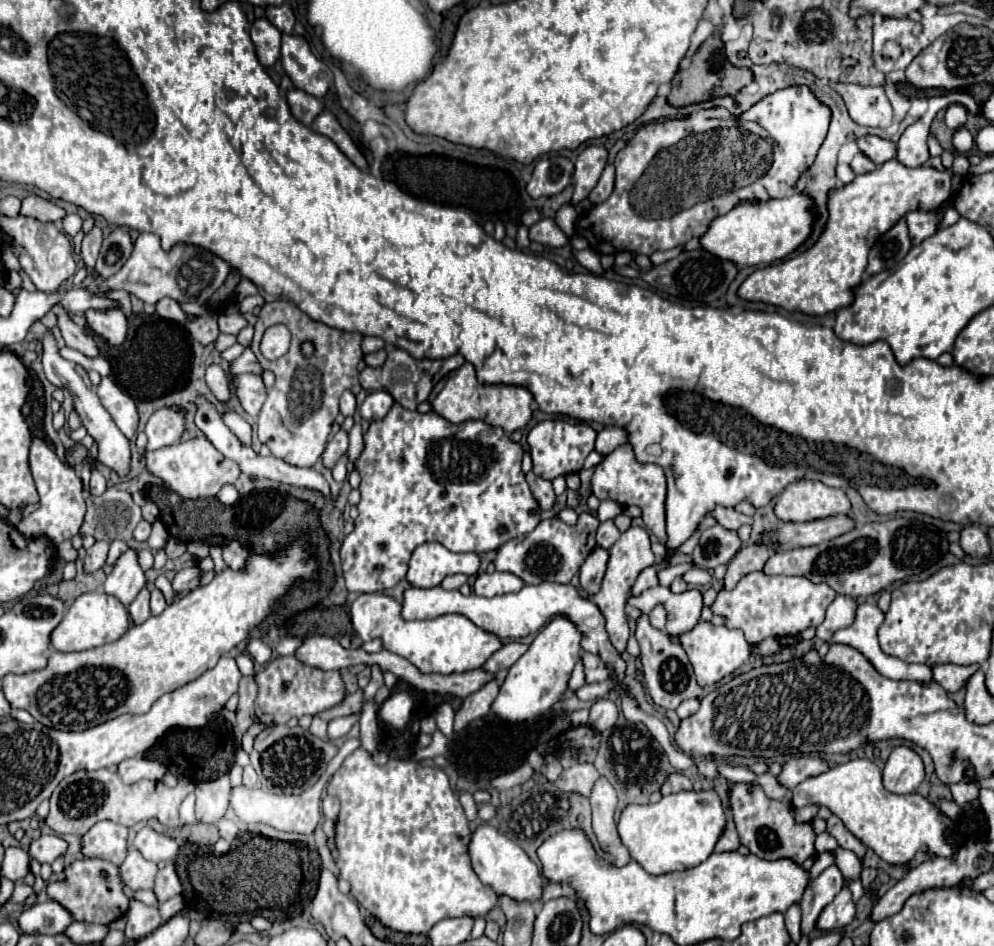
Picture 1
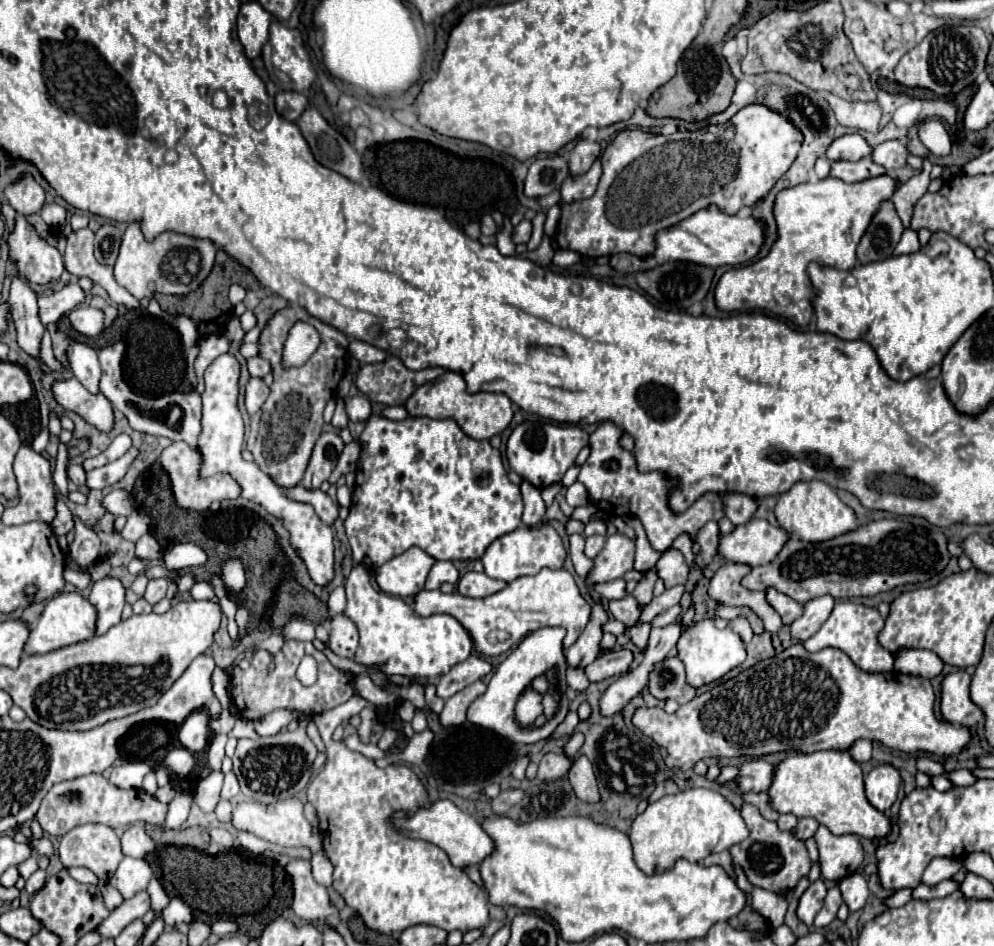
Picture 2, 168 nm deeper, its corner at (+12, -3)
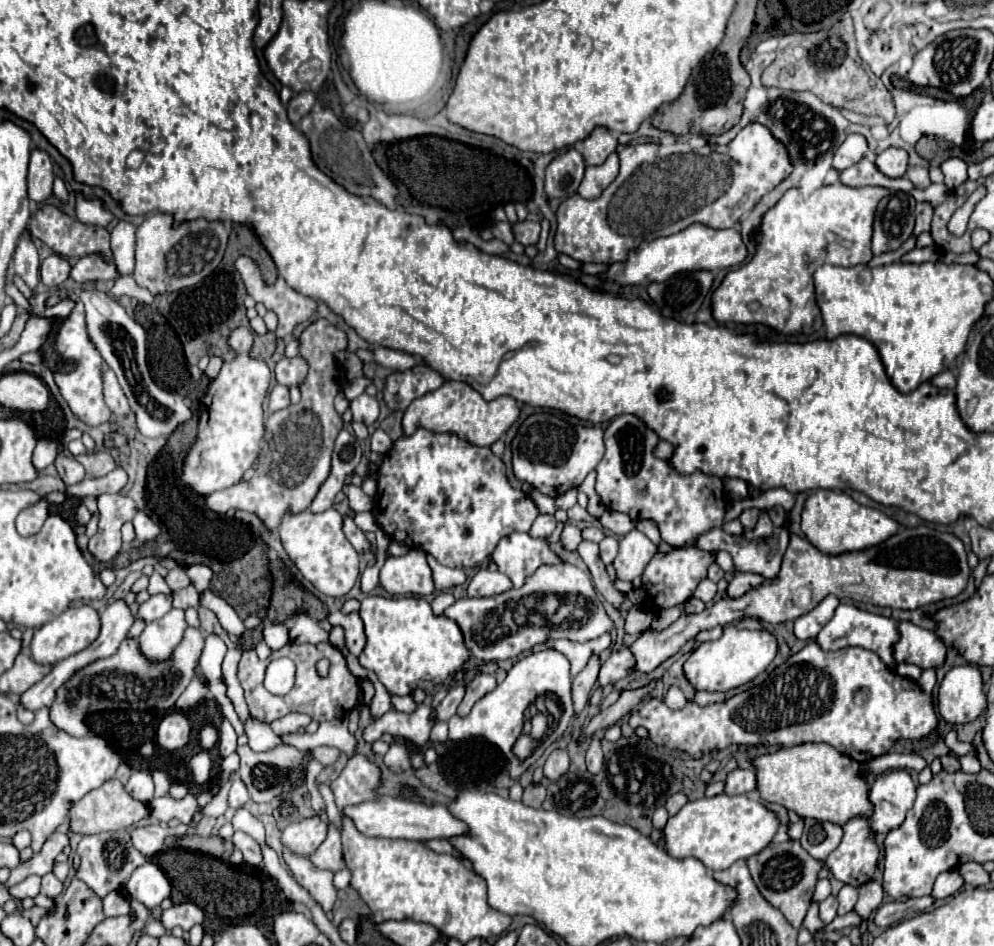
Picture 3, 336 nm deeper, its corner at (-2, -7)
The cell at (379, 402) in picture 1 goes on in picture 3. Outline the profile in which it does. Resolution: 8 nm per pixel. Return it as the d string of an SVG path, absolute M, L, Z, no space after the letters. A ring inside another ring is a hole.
M362 393L362 395L358 395L356 399L350 401L350 411L354 415L354 421L362 421L366 425L372 425L378 419L380 407L378 407L376 397Z

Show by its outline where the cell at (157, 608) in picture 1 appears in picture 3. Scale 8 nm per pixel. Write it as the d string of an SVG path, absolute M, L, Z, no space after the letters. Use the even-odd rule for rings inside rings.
M172 609L158 621L152 621L150 625L146 625L142 635L138 637L140 653L150 663L170 661L174 649L182 641L186 627L188 623L184 619L184 609Z

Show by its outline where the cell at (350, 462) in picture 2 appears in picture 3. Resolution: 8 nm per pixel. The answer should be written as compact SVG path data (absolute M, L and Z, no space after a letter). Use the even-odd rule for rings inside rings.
M346 485L346 487L344 487L344 493L346 493L346 497L348 497L348 501L350 501L350 509L352 509L354 513L372 511L374 501L372 501L372 497L364 495L362 489L358 489L358 487L354 487L354 485Z

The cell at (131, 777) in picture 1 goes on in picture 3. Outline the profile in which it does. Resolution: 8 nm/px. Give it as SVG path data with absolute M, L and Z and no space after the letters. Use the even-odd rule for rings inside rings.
M134 771L130 781L126 783L126 791L136 801L150 803L152 795L154 795L154 783L152 783L152 777L148 775L148 771Z

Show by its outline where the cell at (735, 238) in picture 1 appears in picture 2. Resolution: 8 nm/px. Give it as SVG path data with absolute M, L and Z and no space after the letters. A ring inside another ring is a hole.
M710 205L706 209L696 211L692 217L686 217L678 225L660 231L660 237L656 237L656 251L648 259L642 261L640 257L618 253L610 257L610 265L622 273L636 273L642 269L662 265L666 261L692 261L692 263L706 265L706 267L742 265L760 253L764 245L764 237L766 237L766 225L760 219L752 215L748 217L728 215L720 211L716 205Z

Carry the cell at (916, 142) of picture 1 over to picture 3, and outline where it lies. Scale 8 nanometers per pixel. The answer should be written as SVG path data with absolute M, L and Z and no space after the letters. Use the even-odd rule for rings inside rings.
M886 149L876 157L876 167L886 177L902 177L908 169L908 153L904 149Z

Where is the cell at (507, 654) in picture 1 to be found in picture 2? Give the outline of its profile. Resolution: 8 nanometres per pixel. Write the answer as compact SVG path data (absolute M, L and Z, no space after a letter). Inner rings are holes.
M472 655L468 657L468 661L460 663L460 665L454 665L450 669L450 673L446 673L444 677L438 679L436 683L436 689L438 689L438 697L442 699L448 699L452 695L456 695L458 691L462 691L464 687L472 685L474 681L482 679L486 673L490 673L494 669L494 665L478 655Z

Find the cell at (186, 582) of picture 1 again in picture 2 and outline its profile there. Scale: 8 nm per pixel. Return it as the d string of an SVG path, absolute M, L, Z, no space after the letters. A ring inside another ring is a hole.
M152 579L146 587L146 593L144 593L144 599L154 605L158 603L162 597L166 597L166 589L168 589L168 581L166 579Z

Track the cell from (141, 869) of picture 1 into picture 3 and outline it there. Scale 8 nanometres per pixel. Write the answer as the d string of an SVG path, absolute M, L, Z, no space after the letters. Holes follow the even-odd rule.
M144 863L138 867L130 881L126 883L126 891L132 899L144 903L148 909L158 907L166 897L170 897L170 881L154 863Z

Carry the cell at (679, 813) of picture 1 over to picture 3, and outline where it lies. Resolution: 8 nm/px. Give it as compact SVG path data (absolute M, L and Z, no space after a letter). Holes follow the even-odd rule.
M720 793L716 797L702 797L686 803L678 815L668 819L668 825L664 827L666 849L672 857L696 857L708 871L722 871L738 859L748 859L764 851L776 835L778 825L778 815L762 801L748 795L730 797Z

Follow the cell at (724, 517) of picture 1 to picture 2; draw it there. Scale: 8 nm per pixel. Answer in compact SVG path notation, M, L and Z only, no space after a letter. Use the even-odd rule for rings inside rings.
M606 421L602 423L592 435L590 435L590 457L588 461L582 465L578 481L588 489L590 501L602 509L606 515L636 515L646 531L646 537L652 545L654 551L668 551L672 541L682 535L688 533L694 541L698 529L708 523L708 521L720 521L724 517L724 507L722 507L722 499L714 493L706 493L704 497L700 497L700 501L696 501L688 511L676 515L670 511L668 507L668 489L676 485L676 481L666 479L662 473L658 471L650 471L650 473L640 473L636 469L636 461L632 457L630 451L622 449L618 445L618 439L622 435L622 429L616 427L614 423Z

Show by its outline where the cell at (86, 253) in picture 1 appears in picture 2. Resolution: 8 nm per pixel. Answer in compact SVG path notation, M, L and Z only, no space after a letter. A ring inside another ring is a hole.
M88 227L72 231L68 235L64 267L76 277L90 277L92 281L98 281L110 293L110 299L114 303L126 305L128 309L140 309L140 301L128 289L124 289L114 281L112 267L100 265L94 259L92 249L94 249L94 233Z

